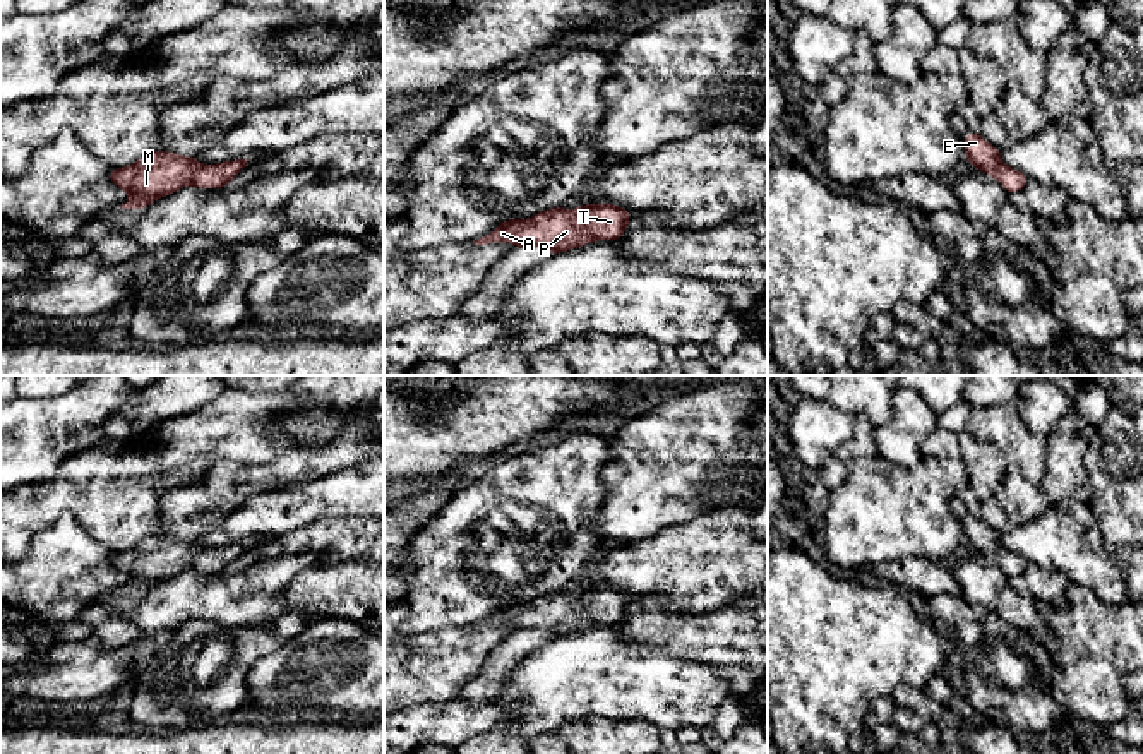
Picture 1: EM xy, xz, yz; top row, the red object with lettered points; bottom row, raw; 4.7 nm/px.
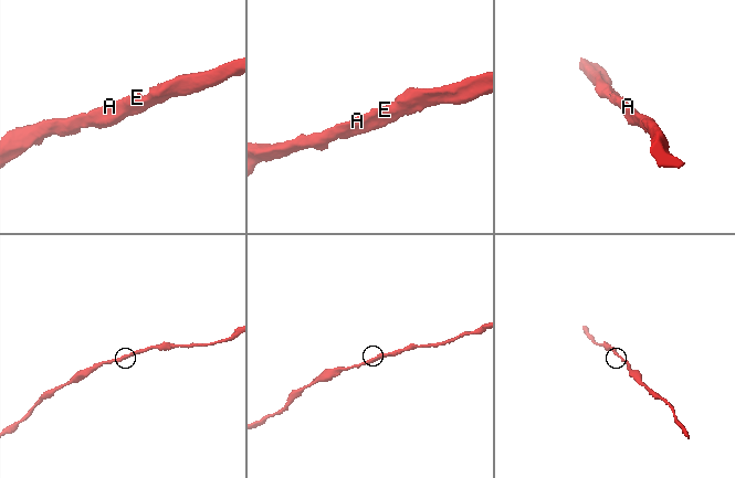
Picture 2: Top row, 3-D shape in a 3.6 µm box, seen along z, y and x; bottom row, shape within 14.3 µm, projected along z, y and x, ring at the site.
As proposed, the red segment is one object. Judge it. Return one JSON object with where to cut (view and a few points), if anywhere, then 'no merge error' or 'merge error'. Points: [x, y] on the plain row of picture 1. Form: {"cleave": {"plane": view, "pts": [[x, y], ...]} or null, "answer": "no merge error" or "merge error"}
{"cleave": null, "answer": "no merge error"}

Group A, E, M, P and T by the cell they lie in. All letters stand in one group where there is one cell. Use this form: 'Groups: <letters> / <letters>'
Groups: A E M P T

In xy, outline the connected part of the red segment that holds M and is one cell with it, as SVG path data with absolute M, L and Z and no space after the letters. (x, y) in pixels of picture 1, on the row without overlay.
M149 535L127 552L113 552L106 564L130 577L129 584L120 589L122 593L142 593L185 569L223 572L247 548L248 543L200 548L194 538L177 540L168 535Z

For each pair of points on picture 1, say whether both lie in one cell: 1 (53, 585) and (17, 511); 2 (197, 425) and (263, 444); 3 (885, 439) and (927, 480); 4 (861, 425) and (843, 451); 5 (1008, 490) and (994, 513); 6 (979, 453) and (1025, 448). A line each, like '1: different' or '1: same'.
1: different
2: same
3: different
4: same
5: same
6: different

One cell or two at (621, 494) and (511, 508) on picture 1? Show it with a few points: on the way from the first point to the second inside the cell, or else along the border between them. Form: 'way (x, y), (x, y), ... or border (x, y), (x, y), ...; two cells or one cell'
border (612, 456), (602, 472), (605, 499), (593, 513); two cells

